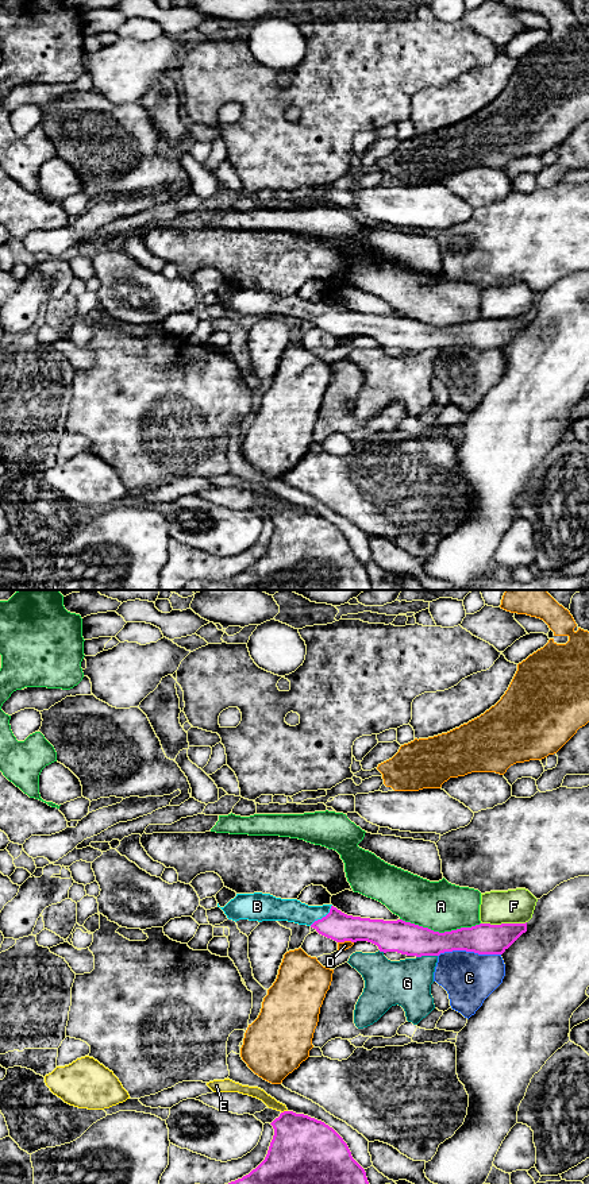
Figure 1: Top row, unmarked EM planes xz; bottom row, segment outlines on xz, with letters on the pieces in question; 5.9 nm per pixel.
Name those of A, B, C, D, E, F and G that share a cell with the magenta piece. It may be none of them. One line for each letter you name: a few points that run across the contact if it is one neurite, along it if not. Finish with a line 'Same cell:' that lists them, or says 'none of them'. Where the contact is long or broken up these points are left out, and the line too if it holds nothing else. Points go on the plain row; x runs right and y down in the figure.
B: xz (337, 320), (323, 312), (307, 311), (292, 305)
Same cell: B

